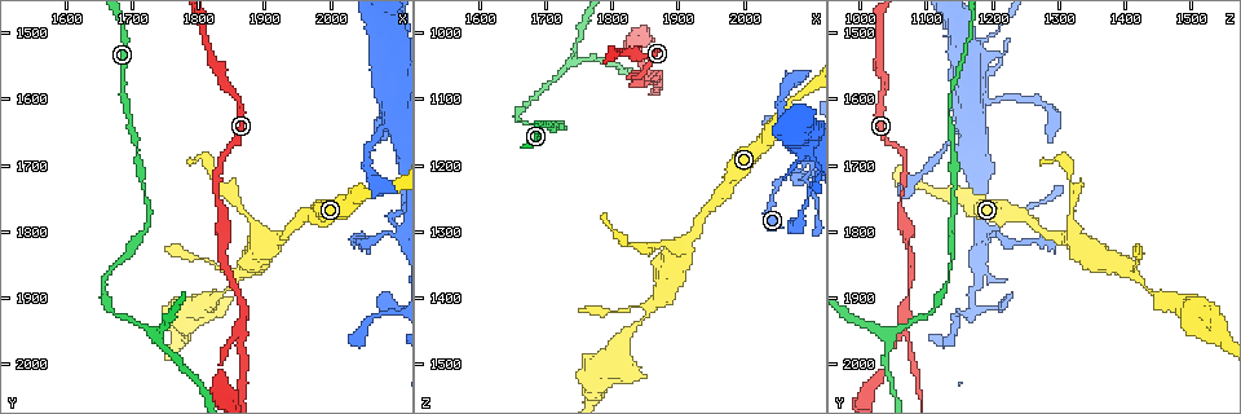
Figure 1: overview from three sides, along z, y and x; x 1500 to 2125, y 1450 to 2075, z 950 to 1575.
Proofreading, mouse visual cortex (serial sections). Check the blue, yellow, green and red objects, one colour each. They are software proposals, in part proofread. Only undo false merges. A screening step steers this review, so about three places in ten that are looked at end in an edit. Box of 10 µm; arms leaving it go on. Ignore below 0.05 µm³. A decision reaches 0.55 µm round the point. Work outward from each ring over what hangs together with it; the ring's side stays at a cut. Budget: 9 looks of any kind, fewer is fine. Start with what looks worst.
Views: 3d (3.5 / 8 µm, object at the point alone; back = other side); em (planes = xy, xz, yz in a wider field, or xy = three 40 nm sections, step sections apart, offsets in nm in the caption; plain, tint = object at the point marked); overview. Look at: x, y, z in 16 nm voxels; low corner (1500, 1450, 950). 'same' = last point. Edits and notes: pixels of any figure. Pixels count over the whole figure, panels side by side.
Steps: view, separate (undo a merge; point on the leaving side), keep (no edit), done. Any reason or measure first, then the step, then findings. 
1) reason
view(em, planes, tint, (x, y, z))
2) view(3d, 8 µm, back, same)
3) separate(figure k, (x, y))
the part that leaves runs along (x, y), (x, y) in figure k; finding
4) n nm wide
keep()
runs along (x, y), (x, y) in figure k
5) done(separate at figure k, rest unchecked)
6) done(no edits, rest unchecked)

three-way junction
view(3d, 3.5 µm, (1860, 1955, 1060))

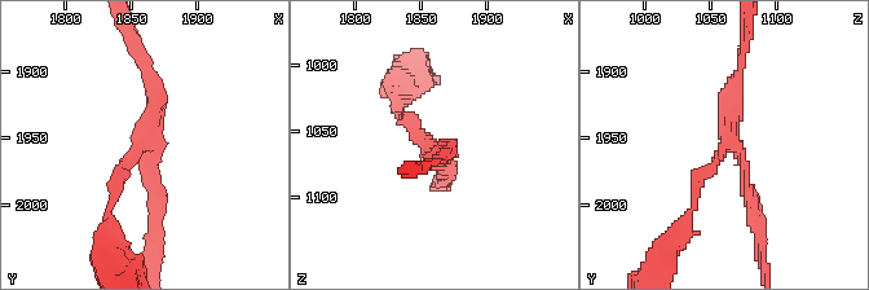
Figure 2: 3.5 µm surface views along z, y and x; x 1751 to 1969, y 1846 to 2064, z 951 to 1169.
3 arms; arms of 150, 150, 150 nm; now the EM
view(em, xy, step 2, tint, (1862, 1952, 1066))

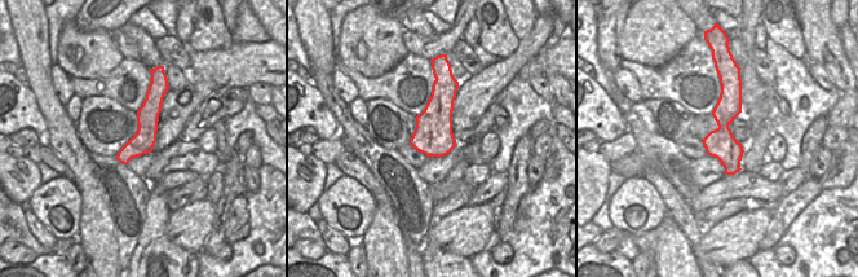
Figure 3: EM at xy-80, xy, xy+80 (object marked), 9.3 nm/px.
keep()
runs along (725, 87), (724, 146), (732, 171) in figure 3; continuous, no second cell

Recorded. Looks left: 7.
thick turns thin
view(3d, 3.5 µm, (2085, 1645, 1150))

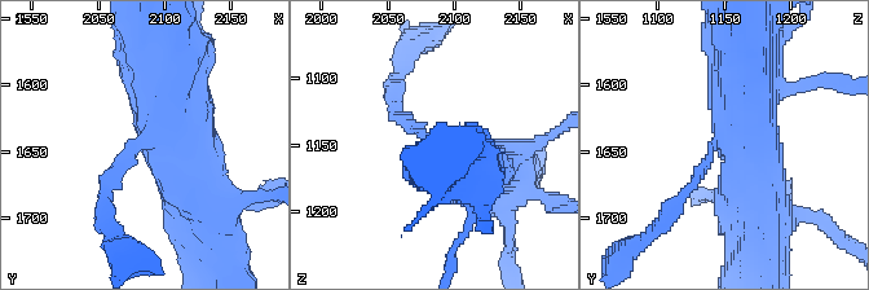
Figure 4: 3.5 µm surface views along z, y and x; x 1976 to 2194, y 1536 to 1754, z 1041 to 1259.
view(em, xy, step 3, plain, (2082, 1644, 1146))

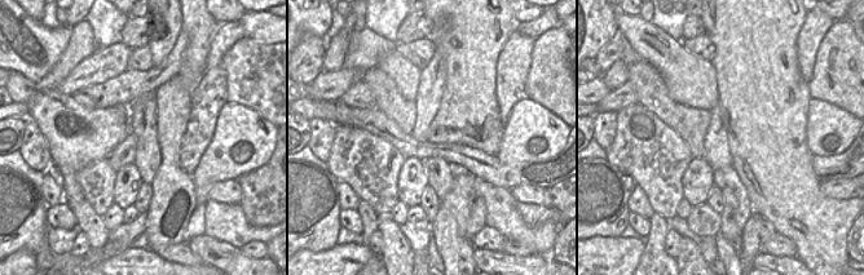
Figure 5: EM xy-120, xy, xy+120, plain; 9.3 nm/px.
view(em, xy, step 3, tint, same)

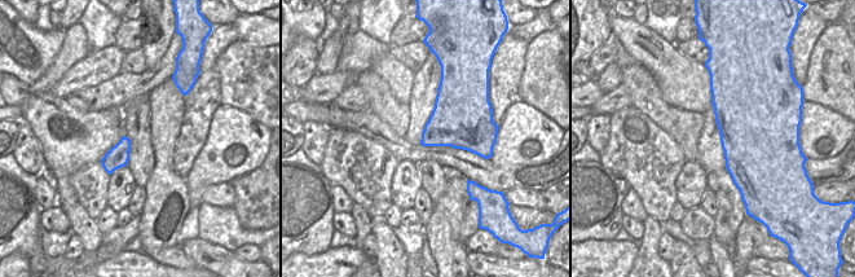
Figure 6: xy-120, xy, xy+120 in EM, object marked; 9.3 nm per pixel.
keep()
one cell here

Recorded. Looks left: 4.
three-way junction
view(3d, 8 µm, (1740, 1965, 1045))

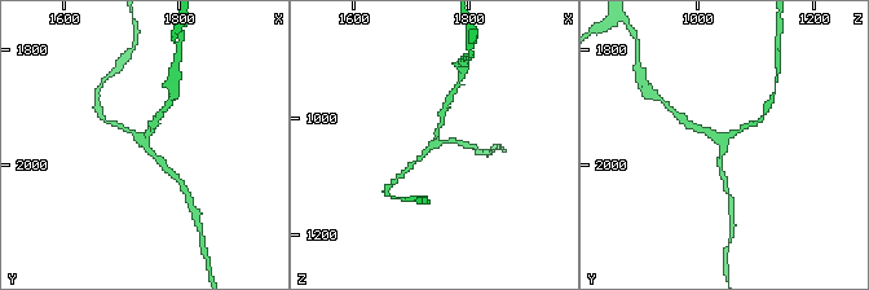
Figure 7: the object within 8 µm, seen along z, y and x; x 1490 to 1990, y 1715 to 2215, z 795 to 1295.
3 arms; arms of 150, 150, 150 nm
view(em, xy, step 2, tint, same)

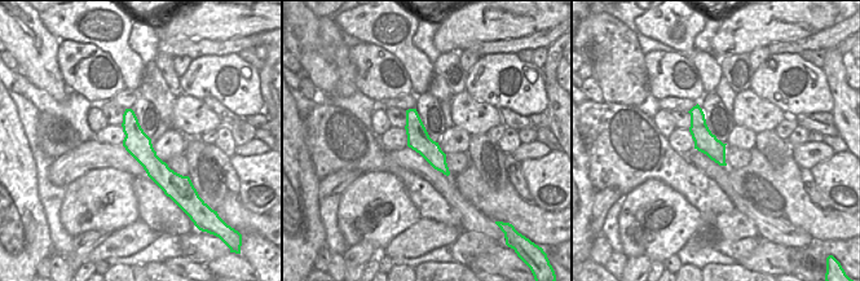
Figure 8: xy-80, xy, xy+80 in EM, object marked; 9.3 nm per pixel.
keep()
all the same cell

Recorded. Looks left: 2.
done(no edits, rest unchecked)

